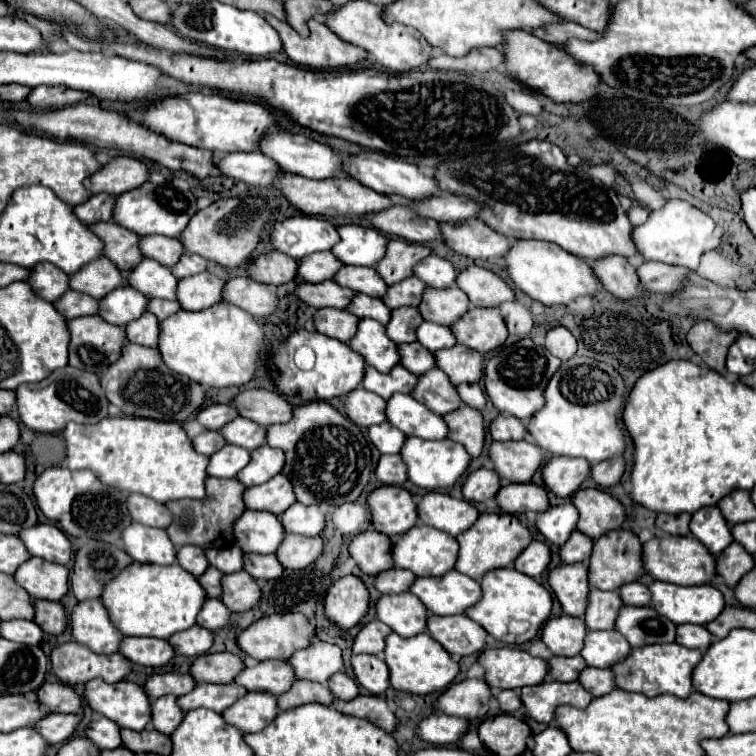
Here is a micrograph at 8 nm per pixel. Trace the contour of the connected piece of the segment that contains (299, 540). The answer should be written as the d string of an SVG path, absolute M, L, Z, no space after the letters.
M286 534L284 544L280 544L276 556L280 564L284 564L284 568L302 570L314 564L316 558L322 556L322 550L324 550L324 542L320 536L308 538L300 534Z

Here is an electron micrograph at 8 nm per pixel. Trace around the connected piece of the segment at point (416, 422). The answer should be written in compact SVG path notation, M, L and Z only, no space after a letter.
M410 394L392 396L386 406L386 416L388 422L400 428L406 436L418 436L424 440L444 440L448 436L444 418Z

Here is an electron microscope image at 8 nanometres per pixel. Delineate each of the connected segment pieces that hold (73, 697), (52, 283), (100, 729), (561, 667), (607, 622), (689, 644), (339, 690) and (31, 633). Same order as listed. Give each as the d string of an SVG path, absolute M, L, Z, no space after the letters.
M44 682L38 690L38 700L48 708L48 712L62 712L62 714L76 714L82 712L82 696L68 684Z
M36 264L36 270L32 272L32 288L38 296L50 302L58 302L66 290L70 290L70 276L60 272L54 264Z
M100 718L88 724L86 736L96 742L98 748L102 750L114 750L122 746L122 736L120 736L120 726L108 718Z
M554 656L550 660L550 674L552 674L554 680L564 680L564 682L578 680L578 676L584 668L586 668L586 662L584 662L582 656L574 656L574 658Z
M592 590L588 596L588 610L584 622L590 630L614 630L620 608L624 606L618 592Z
M682 624L676 630L676 642L686 648L702 648L706 650L712 644L712 634L704 626L694 624Z
M338 674L332 676L332 680L328 682L328 688L332 690L332 694L340 700L354 700L356 696L360 696L360 688L358 684L348 676L348 674Z
M12 620L12 622L2 622L2 638L38 646L44 640L44 630L32 620Z

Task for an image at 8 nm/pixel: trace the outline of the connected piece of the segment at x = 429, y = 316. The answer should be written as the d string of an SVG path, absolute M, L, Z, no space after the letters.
M458 286L442 288L442 290L428 288L418 308L424 320L442 326L452 326L470 310L470 300L468 296L464 296L464 292Z

